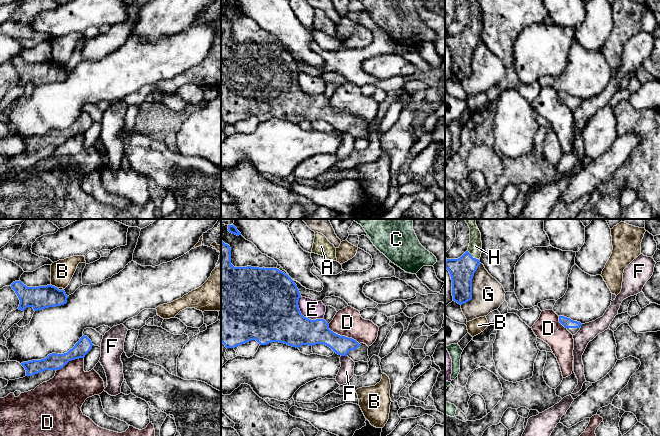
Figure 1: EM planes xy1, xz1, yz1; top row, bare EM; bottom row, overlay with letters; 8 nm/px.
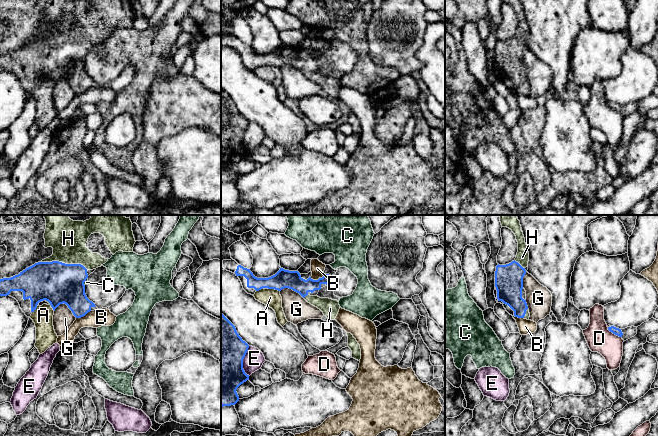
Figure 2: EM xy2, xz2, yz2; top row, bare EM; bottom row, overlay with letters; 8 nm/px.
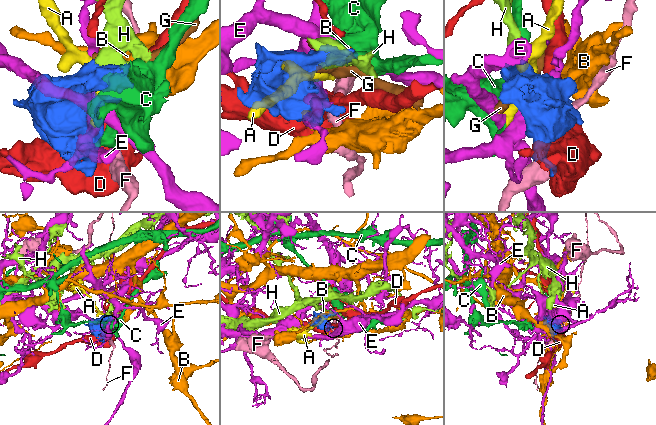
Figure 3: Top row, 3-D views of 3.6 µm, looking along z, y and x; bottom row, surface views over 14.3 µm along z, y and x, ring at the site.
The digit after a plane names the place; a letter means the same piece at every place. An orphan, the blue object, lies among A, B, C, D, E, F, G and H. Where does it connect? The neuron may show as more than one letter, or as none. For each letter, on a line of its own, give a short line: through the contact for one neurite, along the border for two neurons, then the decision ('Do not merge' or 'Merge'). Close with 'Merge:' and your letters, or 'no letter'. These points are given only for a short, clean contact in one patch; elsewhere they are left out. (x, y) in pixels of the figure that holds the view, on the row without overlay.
A: Do not merge
B: Do not merge
C: Line: xy2 (87, 53), (84, 61). Do not merge
D: Do not merge
E: Do not merge
F: Line: xz1 (341, 131), (346, 132). Do not merge
G: Do not merge
H: Merge
Merge: H

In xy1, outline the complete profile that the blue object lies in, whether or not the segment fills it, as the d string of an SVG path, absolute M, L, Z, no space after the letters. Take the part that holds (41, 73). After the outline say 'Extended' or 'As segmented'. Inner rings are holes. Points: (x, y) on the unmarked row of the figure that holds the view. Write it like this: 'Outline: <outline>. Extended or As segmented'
Outline: M15 57L11 63L20 76L18 85L22 87L27 83L32 83L34 87L38 87L67 79L68 72L65 67L52 61L27 63L21 57Z. As segmented

